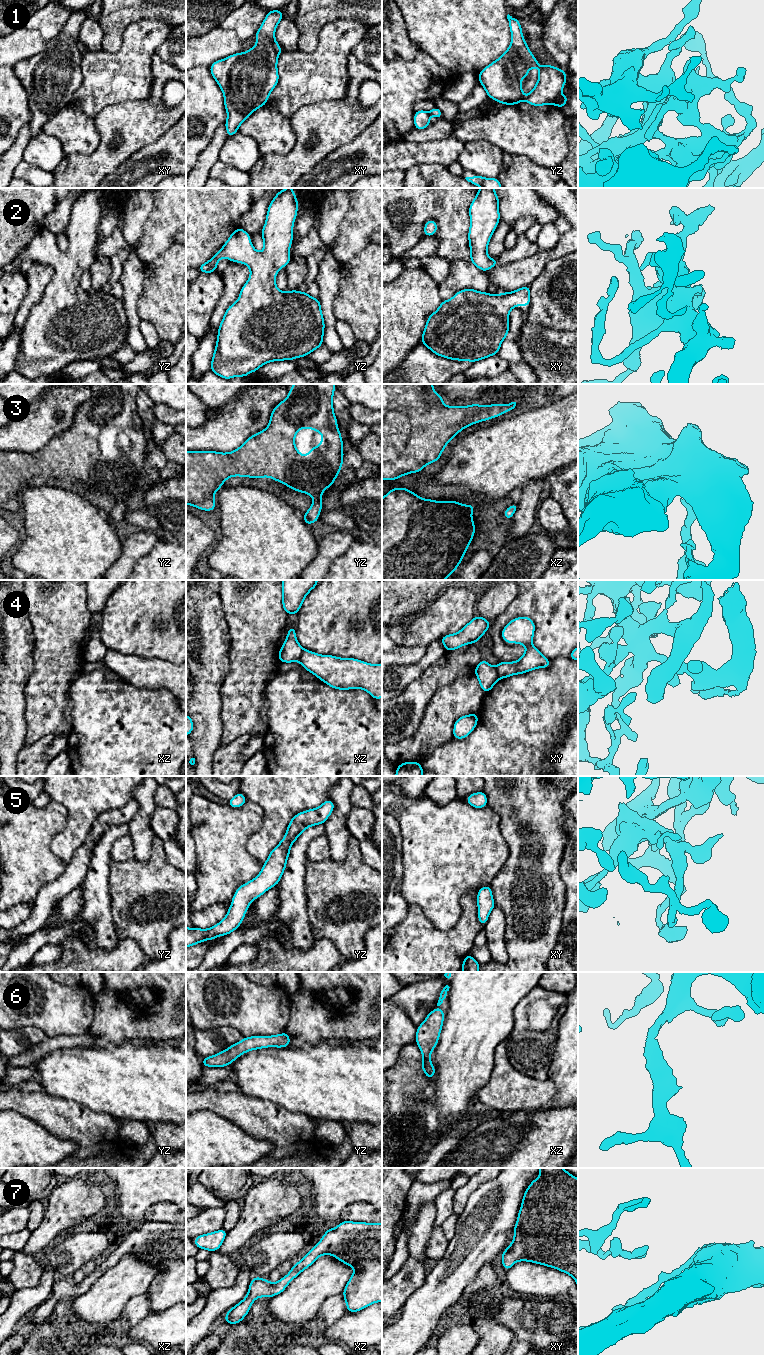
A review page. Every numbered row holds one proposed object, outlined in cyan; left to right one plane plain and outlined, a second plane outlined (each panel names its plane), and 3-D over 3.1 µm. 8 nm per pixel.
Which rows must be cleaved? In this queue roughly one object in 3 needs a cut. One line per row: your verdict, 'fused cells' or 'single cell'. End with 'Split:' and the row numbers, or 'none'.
1: single cell
2: single cell
3: single cell
4: fused cells
5: single cell
6: single cell
7: single cell
Split: 4

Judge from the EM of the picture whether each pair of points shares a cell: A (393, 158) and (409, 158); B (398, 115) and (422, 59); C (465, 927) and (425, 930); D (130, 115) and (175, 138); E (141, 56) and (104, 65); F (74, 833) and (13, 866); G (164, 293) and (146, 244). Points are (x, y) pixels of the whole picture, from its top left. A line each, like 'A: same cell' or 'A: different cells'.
A: same cell
B: same cell
C: same cell
D: different cells
E: same cell
F: different cells
G: different cells

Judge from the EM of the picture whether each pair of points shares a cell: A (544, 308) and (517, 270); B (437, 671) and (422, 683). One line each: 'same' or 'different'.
A: different
B: same

